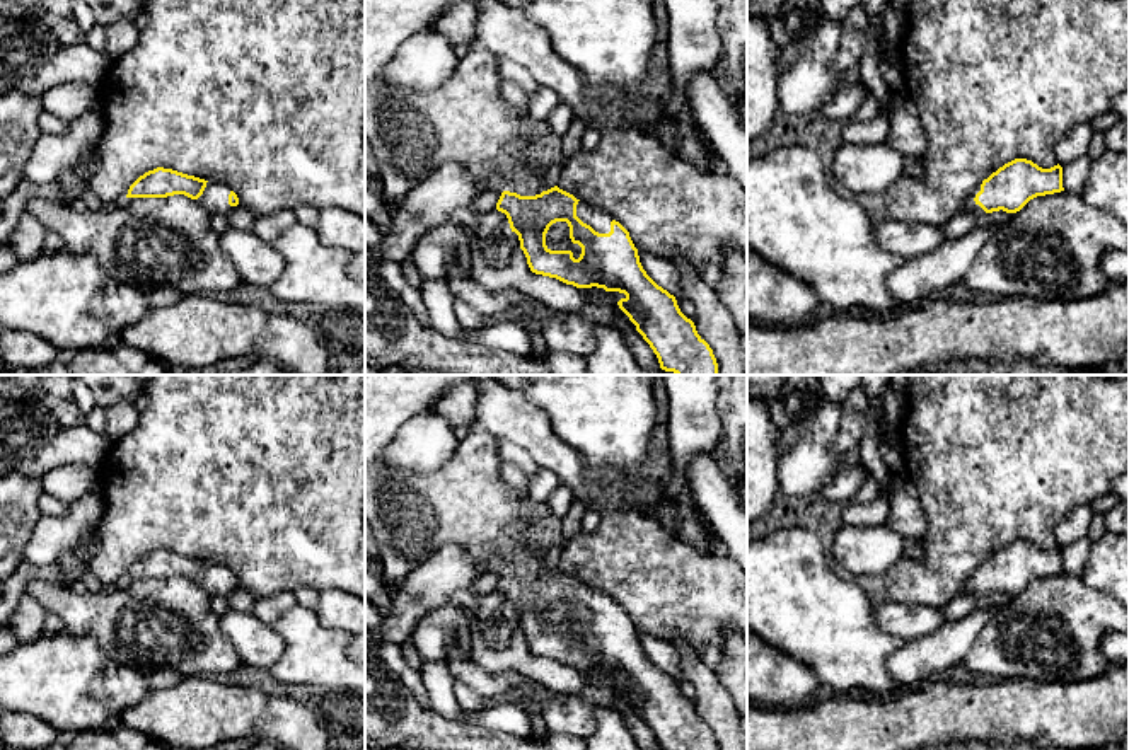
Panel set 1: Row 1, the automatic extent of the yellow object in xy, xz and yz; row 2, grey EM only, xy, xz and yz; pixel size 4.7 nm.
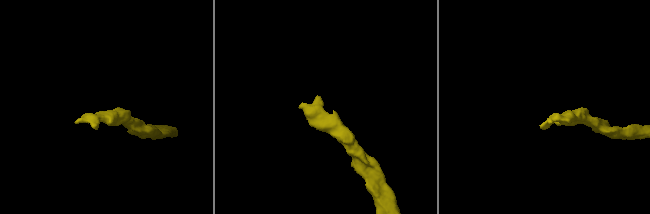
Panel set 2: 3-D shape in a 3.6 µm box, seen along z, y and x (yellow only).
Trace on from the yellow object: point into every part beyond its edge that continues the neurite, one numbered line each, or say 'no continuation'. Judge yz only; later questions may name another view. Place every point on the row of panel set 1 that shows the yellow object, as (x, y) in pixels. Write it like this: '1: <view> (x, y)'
1: yz (969, 205)

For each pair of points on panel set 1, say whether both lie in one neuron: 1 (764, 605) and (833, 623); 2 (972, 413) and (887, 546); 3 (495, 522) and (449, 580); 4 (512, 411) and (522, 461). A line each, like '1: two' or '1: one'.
1: one
2: two
3: two
4: two

